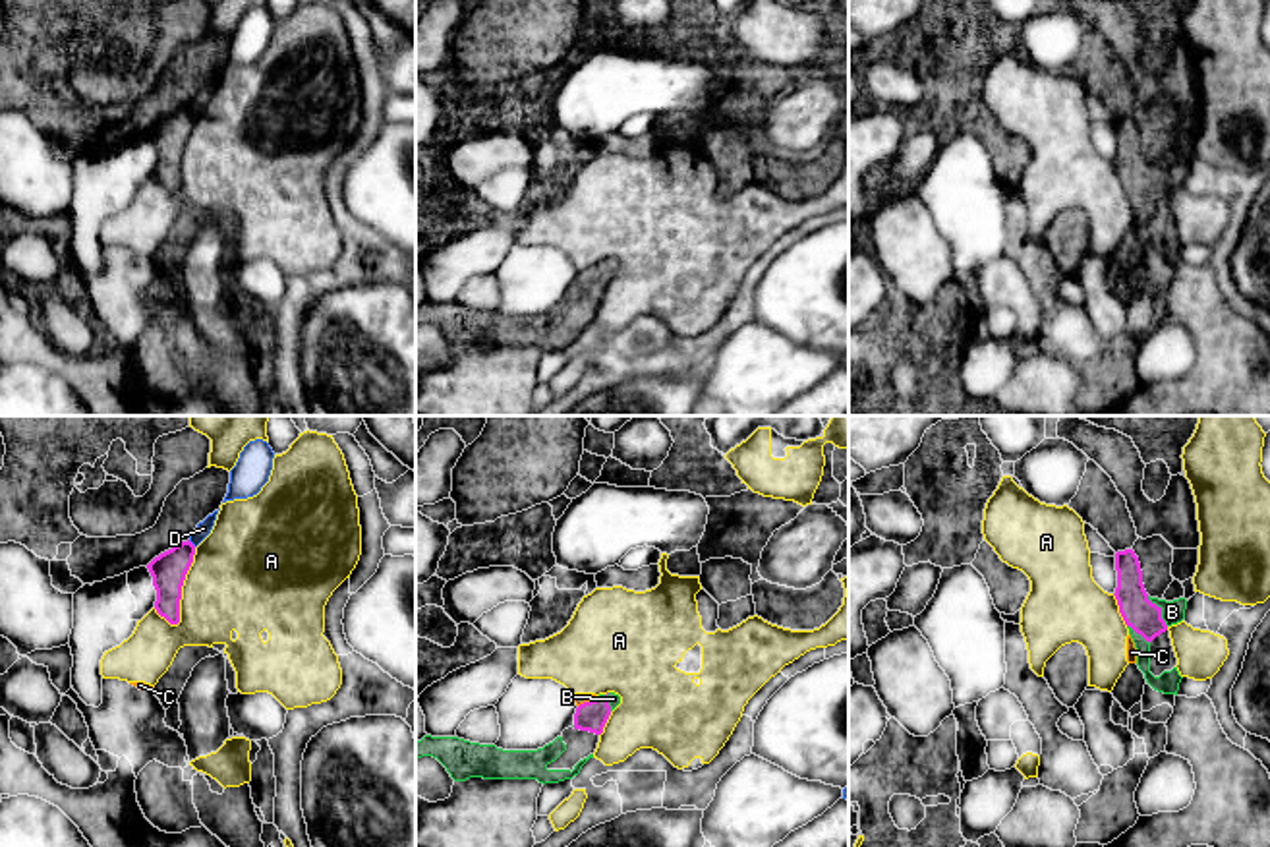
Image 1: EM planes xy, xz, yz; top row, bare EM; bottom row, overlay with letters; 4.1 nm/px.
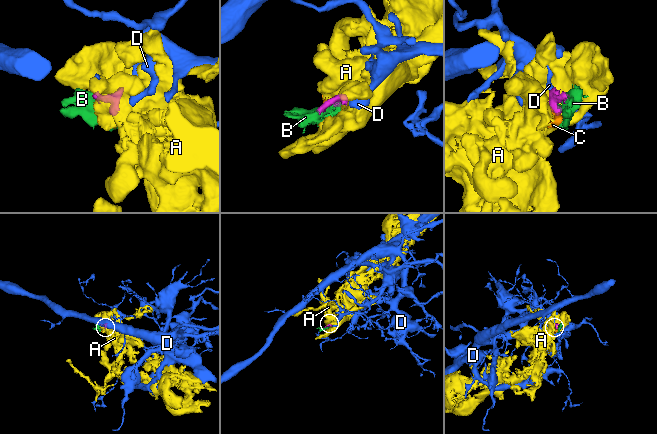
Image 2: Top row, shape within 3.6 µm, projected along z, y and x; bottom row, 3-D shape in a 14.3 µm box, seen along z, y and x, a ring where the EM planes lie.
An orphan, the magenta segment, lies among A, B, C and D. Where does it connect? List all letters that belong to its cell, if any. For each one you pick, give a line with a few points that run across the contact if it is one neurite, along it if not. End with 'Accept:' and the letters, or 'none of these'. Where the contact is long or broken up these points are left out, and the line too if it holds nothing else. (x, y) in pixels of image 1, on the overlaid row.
Accept: B

